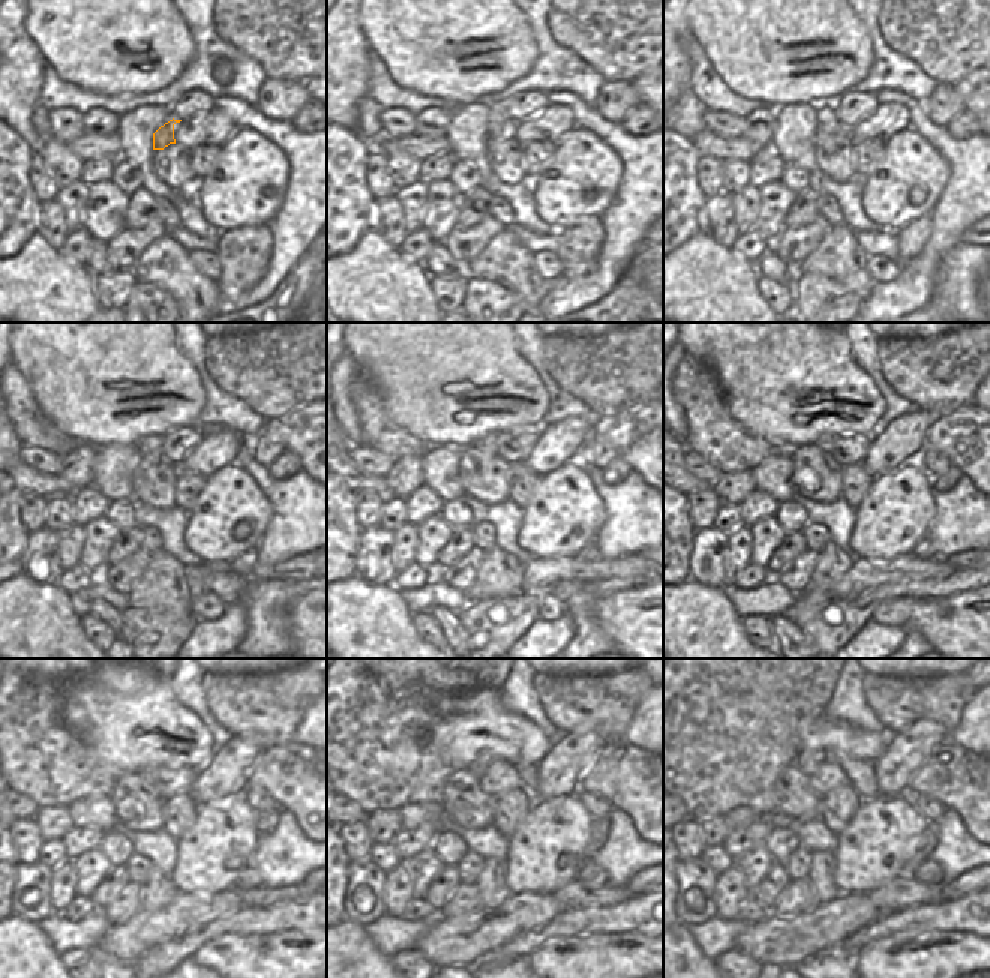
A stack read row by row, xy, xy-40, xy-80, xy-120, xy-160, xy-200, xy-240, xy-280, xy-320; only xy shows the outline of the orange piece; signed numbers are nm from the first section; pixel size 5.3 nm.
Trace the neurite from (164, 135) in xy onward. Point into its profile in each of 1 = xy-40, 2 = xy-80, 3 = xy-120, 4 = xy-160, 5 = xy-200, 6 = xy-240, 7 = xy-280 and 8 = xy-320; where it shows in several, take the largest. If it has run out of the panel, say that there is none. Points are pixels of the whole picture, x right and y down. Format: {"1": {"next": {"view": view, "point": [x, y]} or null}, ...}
{"1": {"next": {"view": "xy-40", "point": [500, 128]}}, "2": {"next": {"view": "xy-80", "point": [827, 122]}}, "3": {"next": {"view": "xy-120", "point": [150, 447]}}, "4": {"next": {"view": "xy-160", "point": [489, 443]}}, "5": {"next": {"view": "xy-200", "point": [824, 441]}}, "6": {"next": {"view": "xy-240", "point": [147, 774]}}, "7": {"next": {"view": "xy-280", "point": [477, 767]}}, "8": {"next": {"view": "xy-320", "point": [807, 761]}}}

